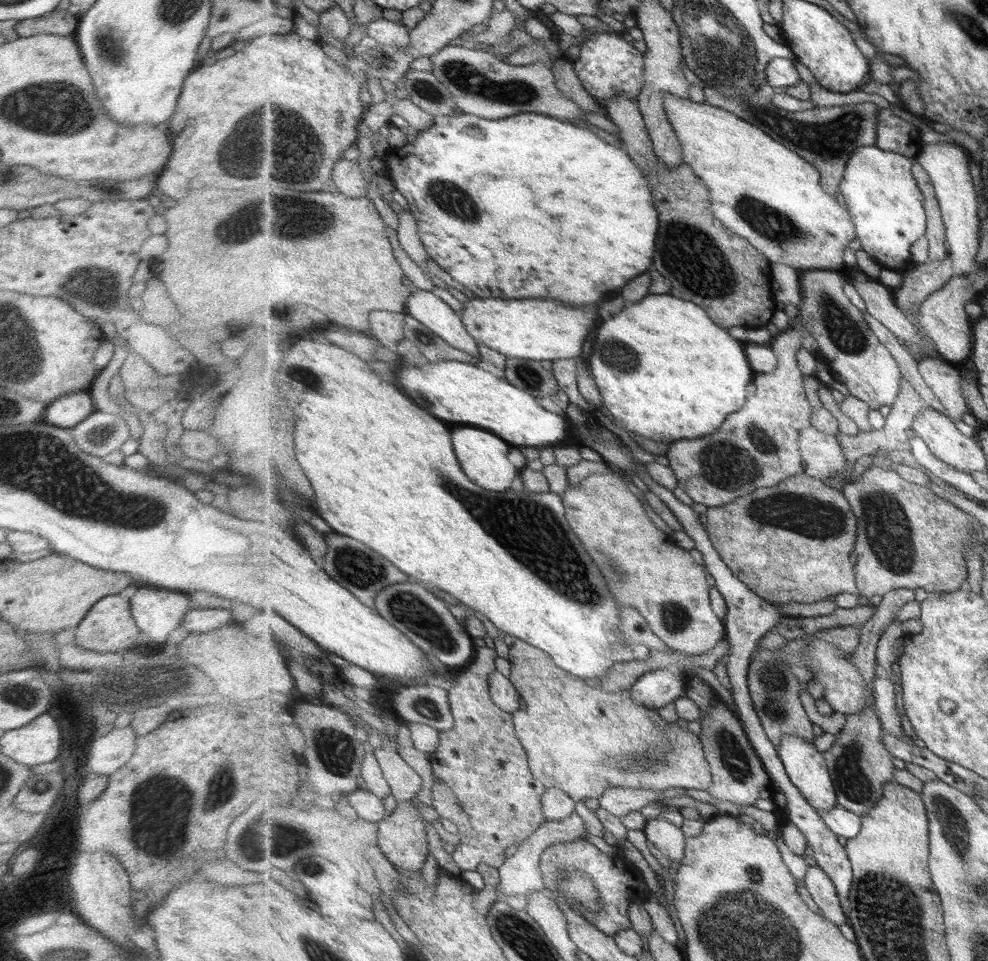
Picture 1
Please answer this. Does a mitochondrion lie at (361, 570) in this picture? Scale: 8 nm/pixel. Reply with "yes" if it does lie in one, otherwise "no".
yes

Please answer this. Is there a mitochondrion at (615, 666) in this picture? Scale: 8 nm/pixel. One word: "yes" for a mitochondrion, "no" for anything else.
no

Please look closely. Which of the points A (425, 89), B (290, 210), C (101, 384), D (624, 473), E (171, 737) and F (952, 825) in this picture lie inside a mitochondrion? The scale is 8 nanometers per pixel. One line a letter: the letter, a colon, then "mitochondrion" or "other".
A: mitochondrion
B: mitochondrion
C: other
D: other
E: other
F: mitochondrion

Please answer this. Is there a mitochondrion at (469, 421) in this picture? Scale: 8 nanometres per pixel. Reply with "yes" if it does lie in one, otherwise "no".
no

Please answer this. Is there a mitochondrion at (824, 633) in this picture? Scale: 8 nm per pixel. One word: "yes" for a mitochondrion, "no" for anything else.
no

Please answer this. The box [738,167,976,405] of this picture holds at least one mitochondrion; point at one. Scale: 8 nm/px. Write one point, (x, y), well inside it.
(843, 331)

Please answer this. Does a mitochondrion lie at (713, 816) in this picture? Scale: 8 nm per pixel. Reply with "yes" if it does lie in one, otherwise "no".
no

